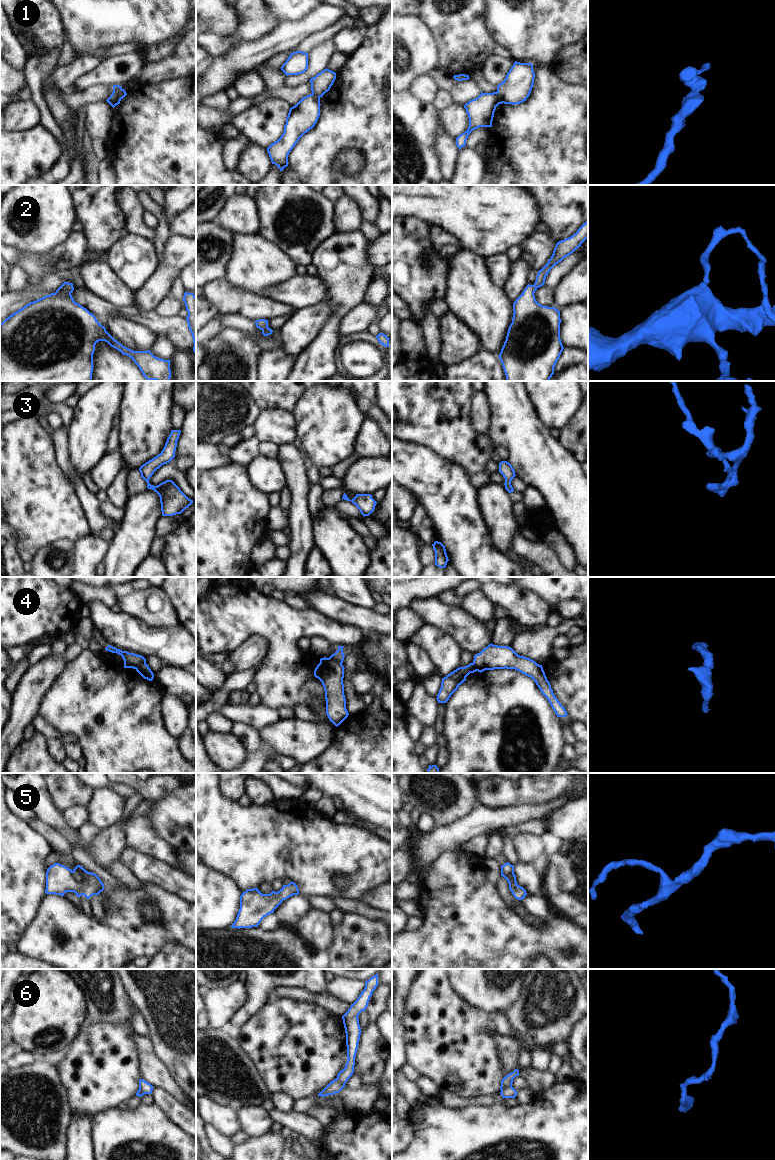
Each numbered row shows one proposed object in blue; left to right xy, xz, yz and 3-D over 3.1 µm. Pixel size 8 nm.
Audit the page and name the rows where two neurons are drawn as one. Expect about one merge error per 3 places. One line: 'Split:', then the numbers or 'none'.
Split: 1, 4, 6

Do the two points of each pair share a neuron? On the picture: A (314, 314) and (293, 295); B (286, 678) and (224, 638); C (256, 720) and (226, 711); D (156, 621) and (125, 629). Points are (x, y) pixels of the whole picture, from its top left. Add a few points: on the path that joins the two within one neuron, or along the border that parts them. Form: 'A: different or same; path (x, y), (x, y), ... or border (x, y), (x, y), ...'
A: different; border (318, 303), (296, 310)
B: same; path (283, 656), (282, 648), (264, 630), (246, 630)
C: same; path (249, 714), (233, 713)
D: different; border (124, 613), (135, 616), (150, 626), (168, 627)

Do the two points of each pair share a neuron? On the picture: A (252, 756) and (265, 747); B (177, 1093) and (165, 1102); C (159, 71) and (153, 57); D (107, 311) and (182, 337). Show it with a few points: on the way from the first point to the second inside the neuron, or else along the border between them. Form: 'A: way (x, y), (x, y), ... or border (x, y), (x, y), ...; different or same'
A: way (255, 756), (262, 750); same
B: border (153, 1086), (160, 1087), (169, 1092), (185, 1106); different
C: border (175, 49), (168, 56), (158, 61), (145, 63); different
D: way (126, 313), (148, 319), (163, 327); same

